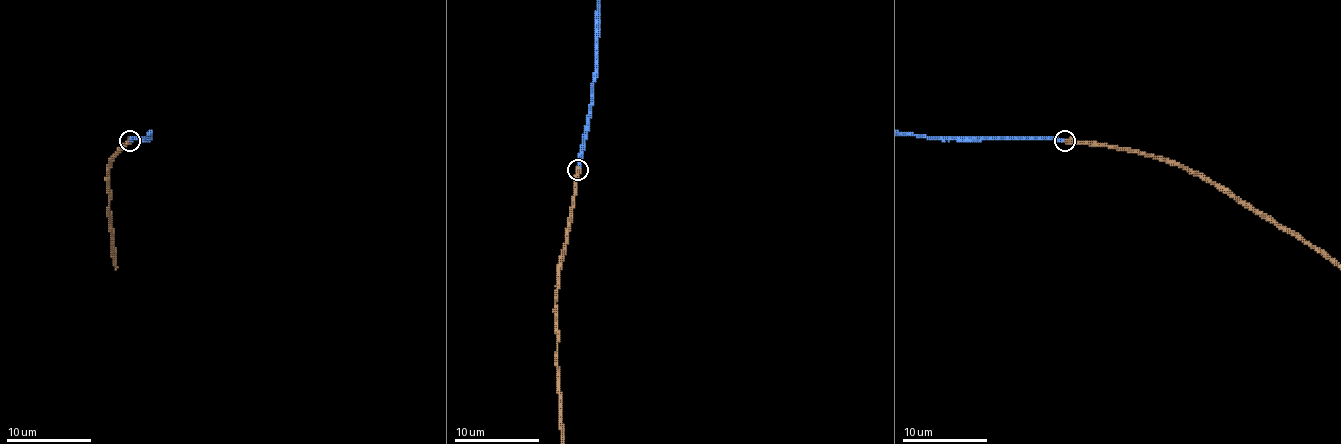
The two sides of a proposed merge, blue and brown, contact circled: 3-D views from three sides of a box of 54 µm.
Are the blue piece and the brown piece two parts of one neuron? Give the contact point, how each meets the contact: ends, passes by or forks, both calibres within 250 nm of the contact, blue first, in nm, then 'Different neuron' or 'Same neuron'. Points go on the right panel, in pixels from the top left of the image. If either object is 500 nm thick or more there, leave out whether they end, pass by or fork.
Place: (1064, 141). At the ring blue ends. At the ring brown ends. Thickness 320 nm (blue) against 460 nm. Same neuron

